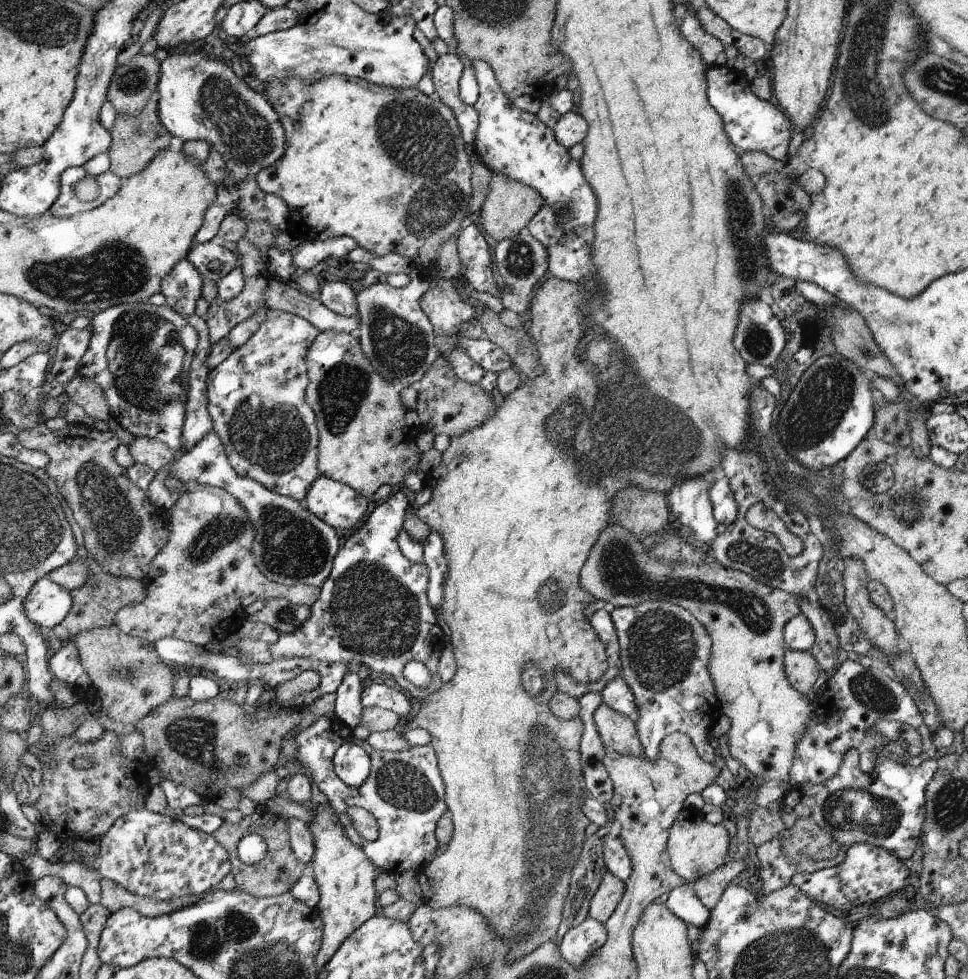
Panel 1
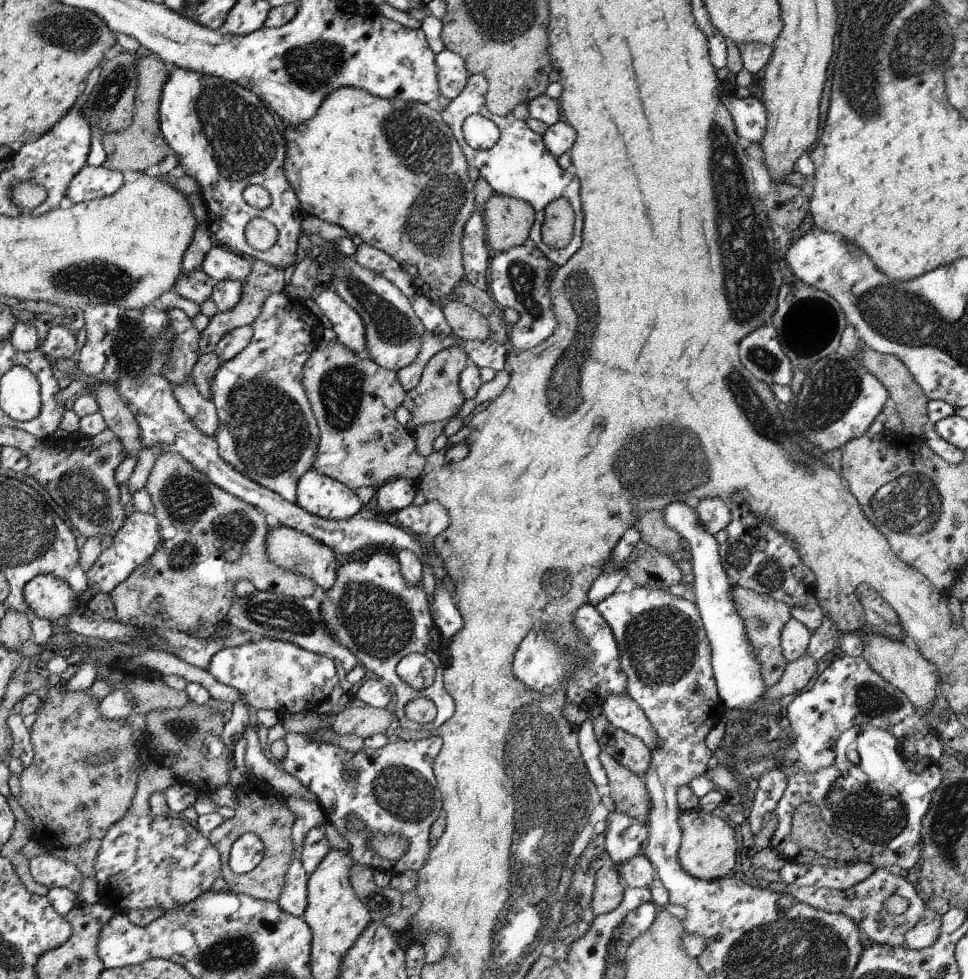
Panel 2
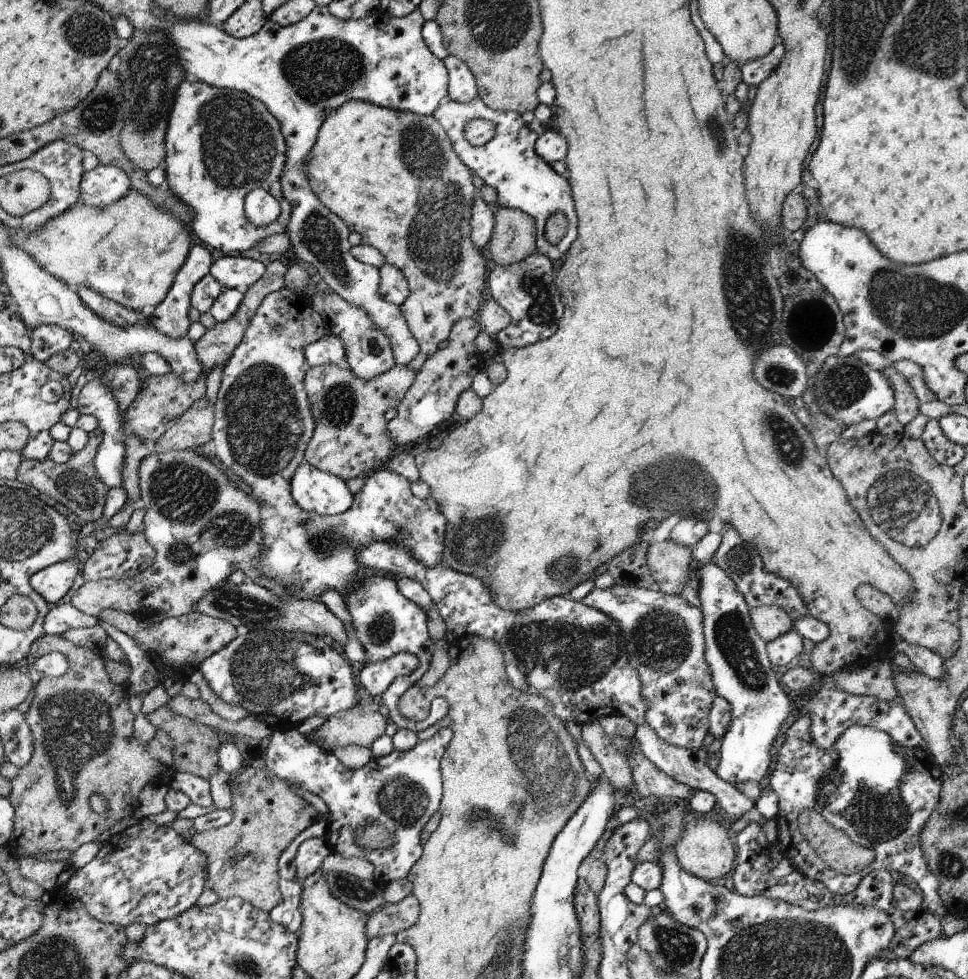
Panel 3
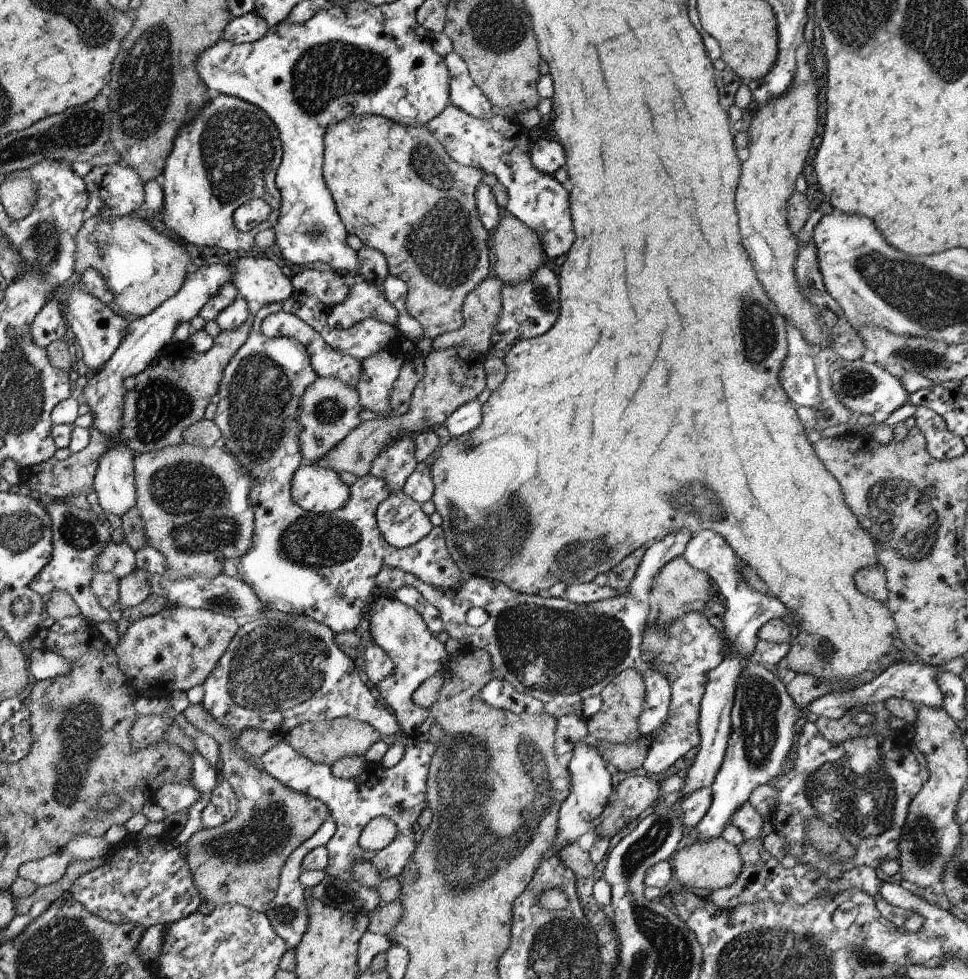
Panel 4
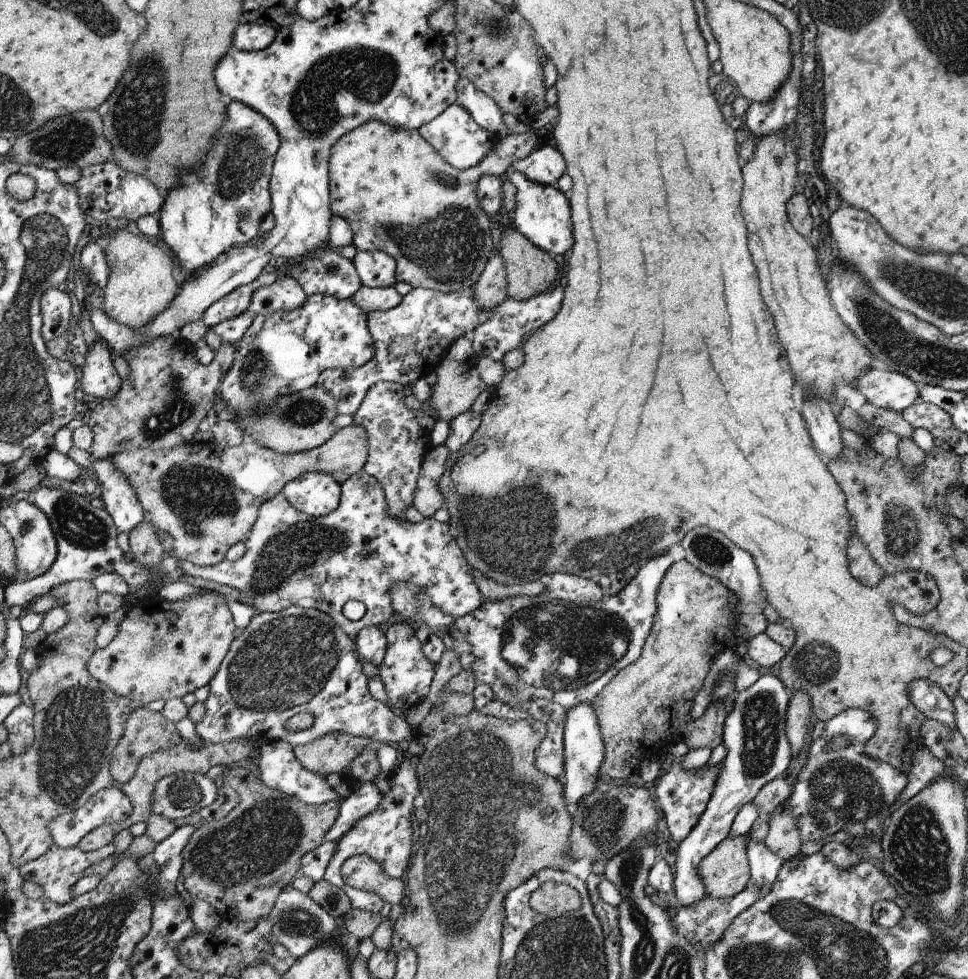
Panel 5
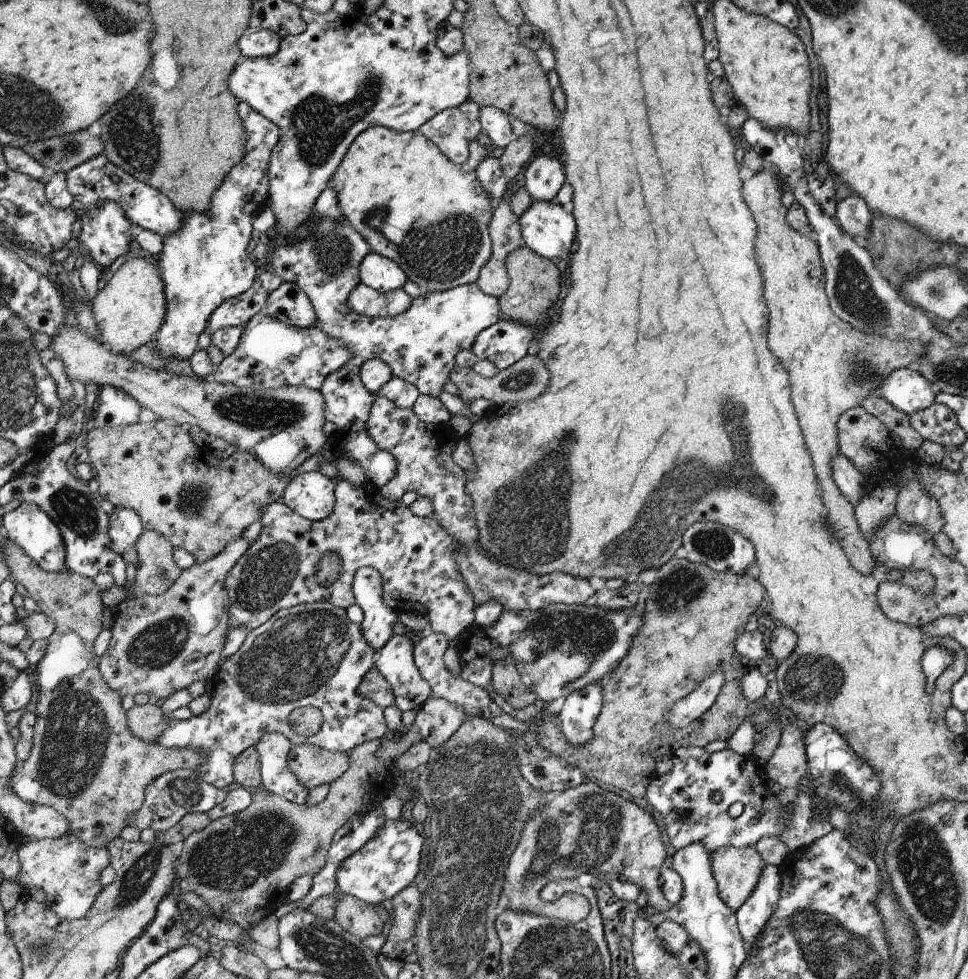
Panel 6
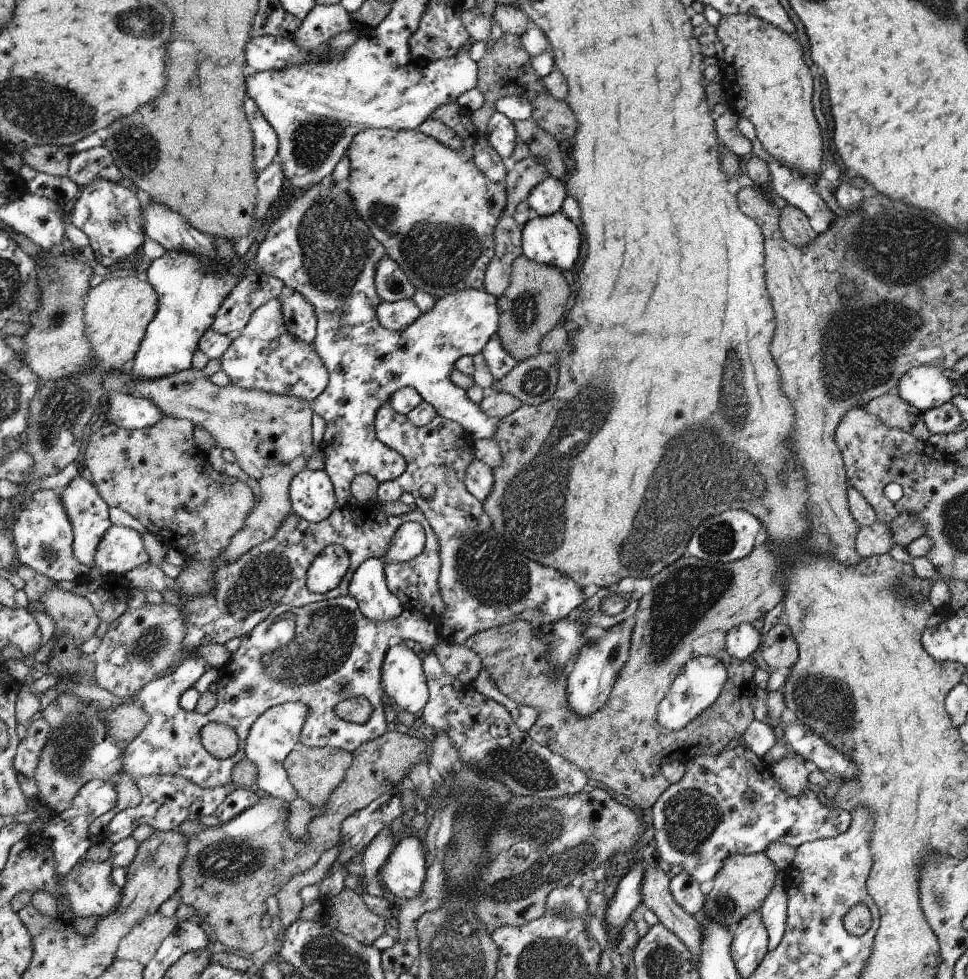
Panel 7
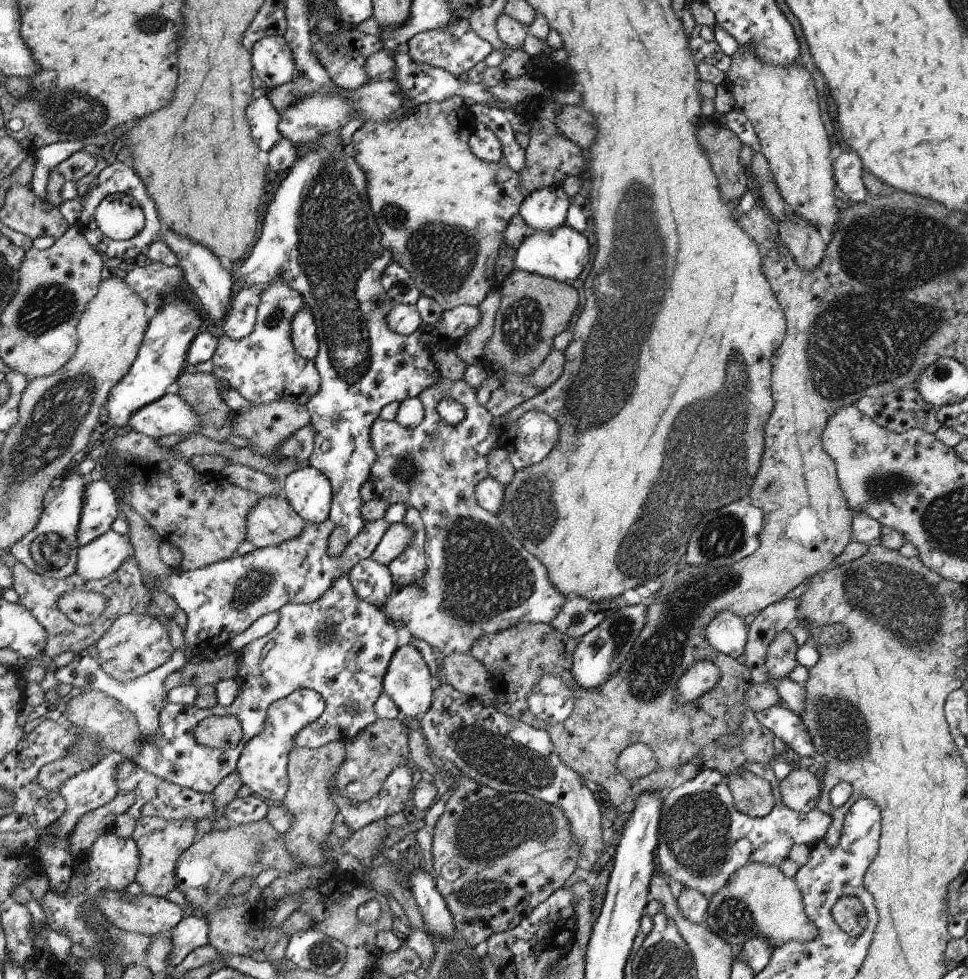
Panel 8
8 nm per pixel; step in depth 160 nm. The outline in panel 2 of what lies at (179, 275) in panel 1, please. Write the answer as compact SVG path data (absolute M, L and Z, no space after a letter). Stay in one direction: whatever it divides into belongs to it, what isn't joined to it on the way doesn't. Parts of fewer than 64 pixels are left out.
M196 269L187 275L182 273L176 279L172 290L182 298L201 305L205 300L211 298L216 283L217 281L211 279L204 271Z

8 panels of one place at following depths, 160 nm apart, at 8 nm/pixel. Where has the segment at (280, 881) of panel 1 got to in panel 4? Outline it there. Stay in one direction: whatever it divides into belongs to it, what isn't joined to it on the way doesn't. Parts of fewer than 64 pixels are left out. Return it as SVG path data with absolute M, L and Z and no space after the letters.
M234 751L228 752L228 754L224 754L222 756L222 760L224 760L224 764L222 764L222 771L220 772L224 778L224 780L229 782L229 785L234 789L235 795L237 796L238 804L237 804L237 813L235 814L235 818L229 820L222 824L222 826L214 827L211 829L202 829L197 833L194 833L190 839L187 840L186 846L183 847L183 850L186 854L186 858L189 862L189 867L192 868L193 872L193 880L197 888L199 889L200 895L202 896L203 901L211 901L217 906L223 904L241 904L245 907L251 908L259 913L266 913L267 908L273 902L276 894L278 894L279 888L279 876L282 874L283 864L287 862L288 858L290 858L292 852L296 850L306 839L310 839L312 835L315 834L316 831L319 830L320 826L326 822L330 816L331 811L321 801L320 799L315 799L314 797L308 797L304 793L296 792L291 788L288 788L288 785L282 784L276 777L273 777L269 772L266 772L264 768L261 768L257 761L252 761L247 759L245 756L241 756L240 758L236 758L234 756Z

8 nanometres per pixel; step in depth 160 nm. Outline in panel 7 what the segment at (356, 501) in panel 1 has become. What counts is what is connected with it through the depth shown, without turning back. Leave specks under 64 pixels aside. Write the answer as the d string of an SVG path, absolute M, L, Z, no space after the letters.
M325 470L299 472L290 484L291 512L311 523L327 519L338 506L335 487Z

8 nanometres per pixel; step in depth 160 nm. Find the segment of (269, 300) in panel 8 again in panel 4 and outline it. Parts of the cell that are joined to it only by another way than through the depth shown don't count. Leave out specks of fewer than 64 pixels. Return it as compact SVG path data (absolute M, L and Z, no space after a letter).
M295 291L288 299L267 304L255 314L252 330L246 342L224 369L216 394L217 409L213 421L221 430L221 443L245 469L251 471L252 477L259 477L251 486L251 500L256 511L255 542L247 554L236 561L236 577L252 588L266 608L310 617L316 622L328 625L332 632L350 632L354 631L362 618L366 618L371 604L376 600L374 588L378 584L378 574L384 567L404 569L428 584L443 589L454 588L464 580L461 578L462 571L459 565L455 563L447 548L446 530L441 525L434 525L428 535L412 546L397 549L387 543L376 520L376 509L391 495L391 488L386 481L372 474L357 477L357 481L350 487L351 498L348 504L338 511L320 515L295 503L291 495L291 480L304 462L299 437L303 432L300 420L303 414L303 396L308 386L319 377L310 365L310 355L306 347L300 342L290 337L267 337L261 331L264 318L281 310L298 316L302 322L321 333L322 338L334 350L342 352L342 355L350 354L360 362L392 345L399 337L399 332L394 326L376 319L361 320L349 329L333 329L327 323L331 306L323 303L318 297Z

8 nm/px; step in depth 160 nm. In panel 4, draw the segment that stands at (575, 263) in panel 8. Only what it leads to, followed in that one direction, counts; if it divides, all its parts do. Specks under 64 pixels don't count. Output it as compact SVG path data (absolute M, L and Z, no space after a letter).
M449 104L427 125L454 160L467 167L480 168L484 174L496 176L498 183L506 188L506 210L537 232L548 258L562 256L570 250L574 242L574 228L568 192L556 178L552 178L552 174L535 167L531 160L534 148L532 136L519 121L505 117L499 111L487 119L473 117L456 105Z

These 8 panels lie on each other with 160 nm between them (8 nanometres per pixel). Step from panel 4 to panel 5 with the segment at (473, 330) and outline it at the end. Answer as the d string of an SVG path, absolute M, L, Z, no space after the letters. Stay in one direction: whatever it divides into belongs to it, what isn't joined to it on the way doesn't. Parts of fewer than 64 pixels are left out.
M498 252L489 260L472 290L481 311L492 311L506 300L508 297L507 274L502 257Z

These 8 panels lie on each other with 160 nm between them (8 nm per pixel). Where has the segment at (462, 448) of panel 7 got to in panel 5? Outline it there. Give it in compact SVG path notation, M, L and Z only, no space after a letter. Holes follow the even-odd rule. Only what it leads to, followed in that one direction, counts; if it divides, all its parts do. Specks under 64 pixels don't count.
M380 381L371 386L362 406L354 414L354 424L362 425L368 432L370 456L363 471L380 482L386 500L386 514L400 526L413 524L407 520L406 510L413 504L423 460L432 448L431 432L418 425L416 416L404 403L404 389L403 384ZM554 573L547 576L545 582L548 590L544 594L553 599L588 604L598 603L606 596L606 590L597 581L580 575Z

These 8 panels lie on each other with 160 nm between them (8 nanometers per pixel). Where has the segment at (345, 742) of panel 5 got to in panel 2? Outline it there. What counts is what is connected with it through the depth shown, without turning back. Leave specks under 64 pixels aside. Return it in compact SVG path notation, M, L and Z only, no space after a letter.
M349 700L335 716L332 730L339 735L357 734L363 740L385 733L392 724L392 713L370 705Z

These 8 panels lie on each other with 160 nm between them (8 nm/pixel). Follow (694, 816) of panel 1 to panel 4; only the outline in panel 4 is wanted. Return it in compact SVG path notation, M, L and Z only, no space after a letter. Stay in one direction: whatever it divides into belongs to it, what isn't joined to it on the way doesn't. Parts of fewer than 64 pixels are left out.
M716 837L709 841L696 841L689 847L681 849L672 856L671 866L674 876L684 886L698 888L698 890L718 890L730 886L743 870L743 859L739 848L728 844L723 837Z

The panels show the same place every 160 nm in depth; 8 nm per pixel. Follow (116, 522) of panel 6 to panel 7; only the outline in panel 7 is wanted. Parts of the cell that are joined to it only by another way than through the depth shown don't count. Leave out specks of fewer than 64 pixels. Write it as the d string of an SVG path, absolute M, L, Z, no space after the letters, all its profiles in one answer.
M111 525L99 544L92 567L100 569L105 576L125 577L144 562L149 562L149 556L143 535L127 526Z

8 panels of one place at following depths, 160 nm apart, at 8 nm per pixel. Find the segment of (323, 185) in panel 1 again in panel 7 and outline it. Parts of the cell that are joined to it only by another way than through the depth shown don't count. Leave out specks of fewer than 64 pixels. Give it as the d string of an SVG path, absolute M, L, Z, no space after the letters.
M450 103L444 107L438 108L431 116L432 119L440 119L449 127L452 127L463 137L463 148L455 151L440 144L435 138L426 136L418 129L407 131L393 131L392 129L366 129L355 136L354 142L348 151L348 160L350 160L350 172L347 178L347 193L351 195L355 209L360 218L371 229L372 236L386 249L386 256L395 260L400 268L407 273L407 277L417 289L430 293L433 297L451 295L467 288L483 289L483 278L486 267L495 254L495 228L499 224L499 218L504 214L503 210L507 204L506 184L492 182L484 173L481 172L479 165L475 161L475 144L478 139L478 131L475 130L472 122L472 111L466 107L461 107L459 103Z

